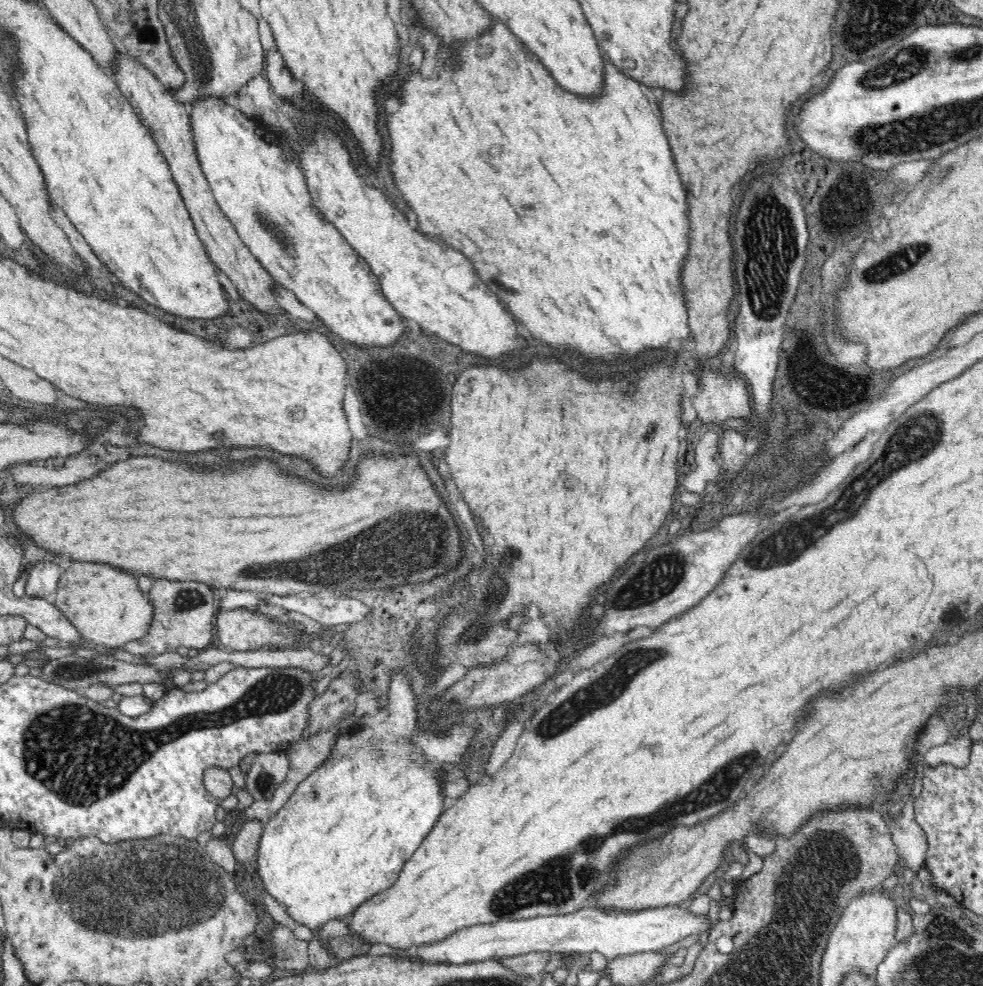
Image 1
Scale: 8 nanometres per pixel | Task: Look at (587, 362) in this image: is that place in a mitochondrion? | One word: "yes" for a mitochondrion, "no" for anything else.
no

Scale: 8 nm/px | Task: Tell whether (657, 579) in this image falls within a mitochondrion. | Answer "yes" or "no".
yes

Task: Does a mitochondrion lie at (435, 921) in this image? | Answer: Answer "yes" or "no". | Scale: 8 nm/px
no

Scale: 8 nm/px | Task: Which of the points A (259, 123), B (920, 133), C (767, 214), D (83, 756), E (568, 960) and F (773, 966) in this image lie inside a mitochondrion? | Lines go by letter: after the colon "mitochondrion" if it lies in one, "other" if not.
A: other
B: mitochondrion
C: mitochondrion
D: mitochondrion
E: other
F: mitochondrion

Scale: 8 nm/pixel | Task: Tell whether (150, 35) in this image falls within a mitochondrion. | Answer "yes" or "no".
yes

